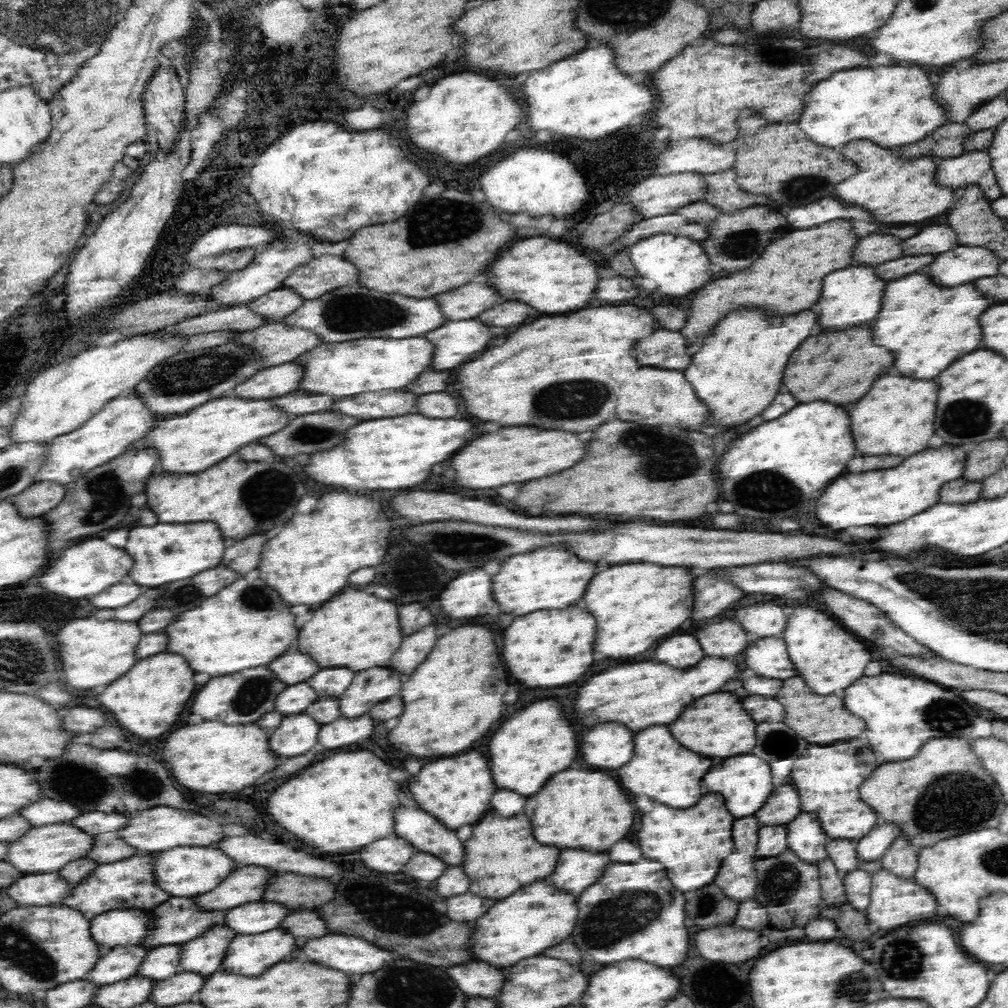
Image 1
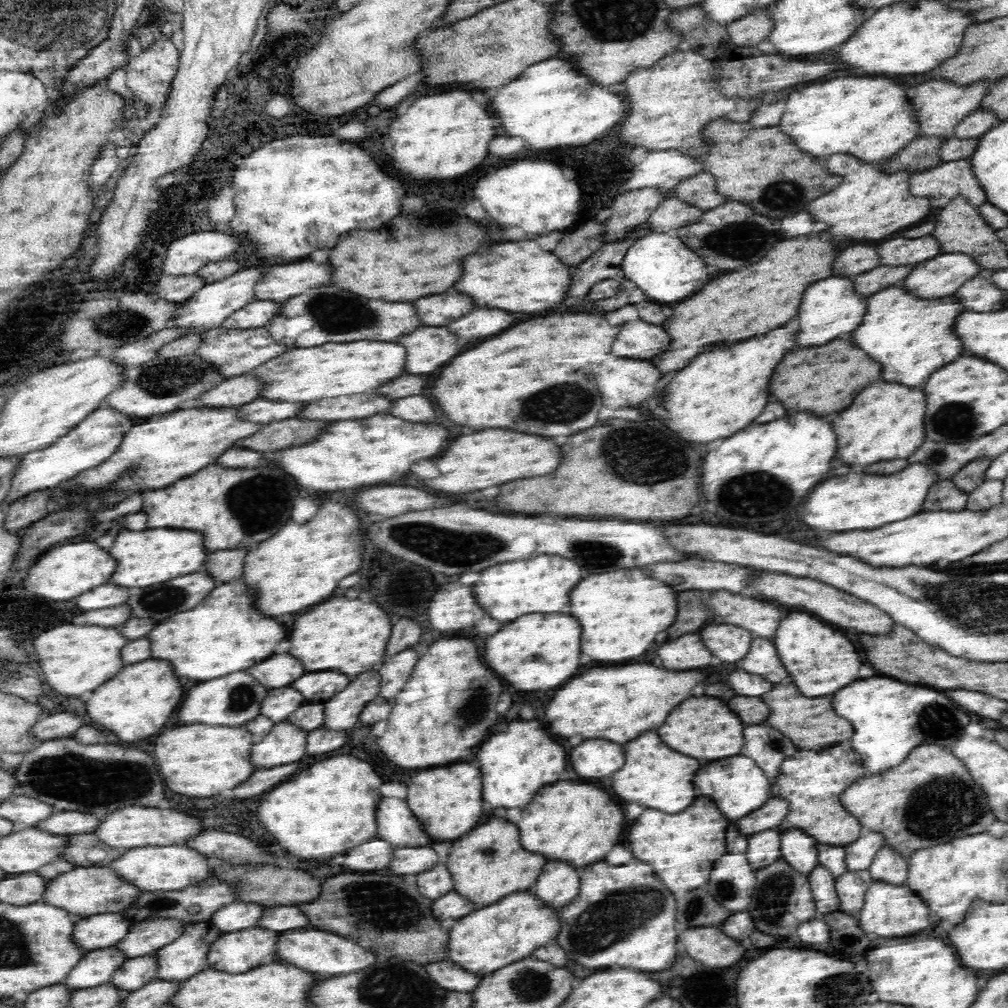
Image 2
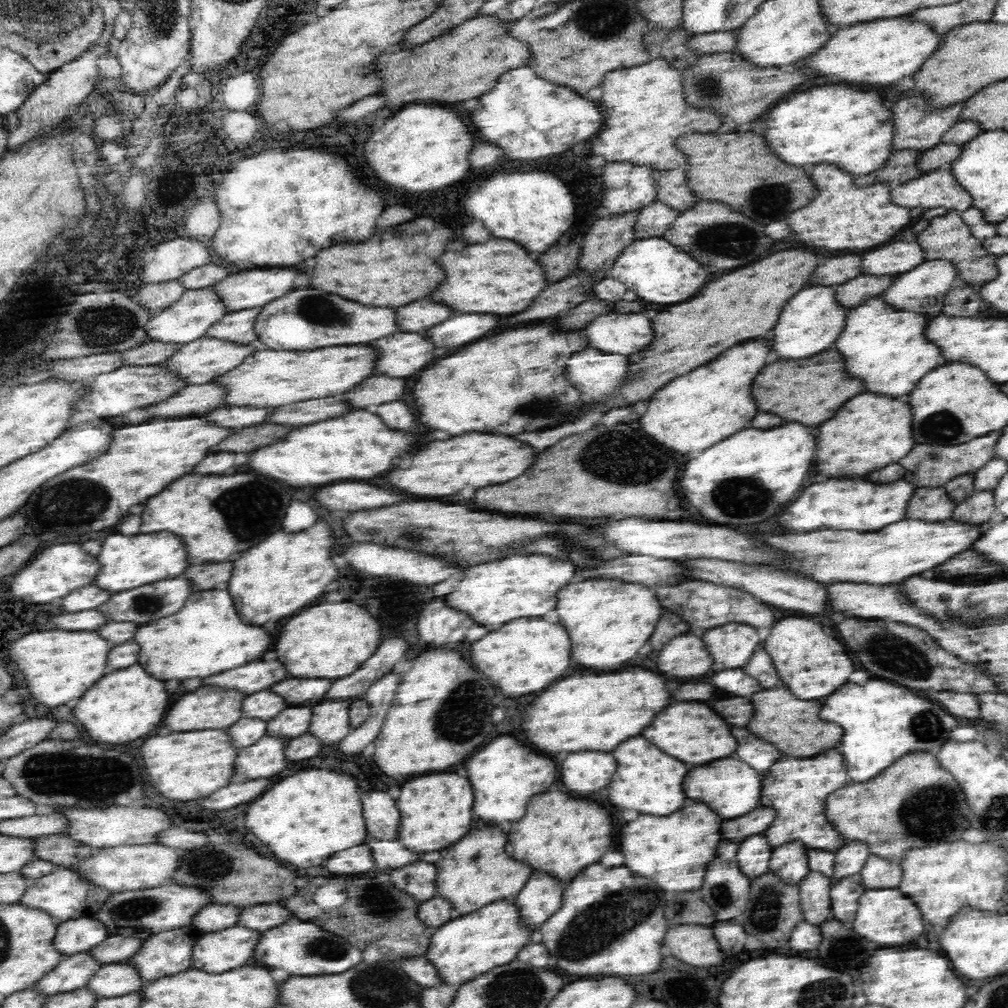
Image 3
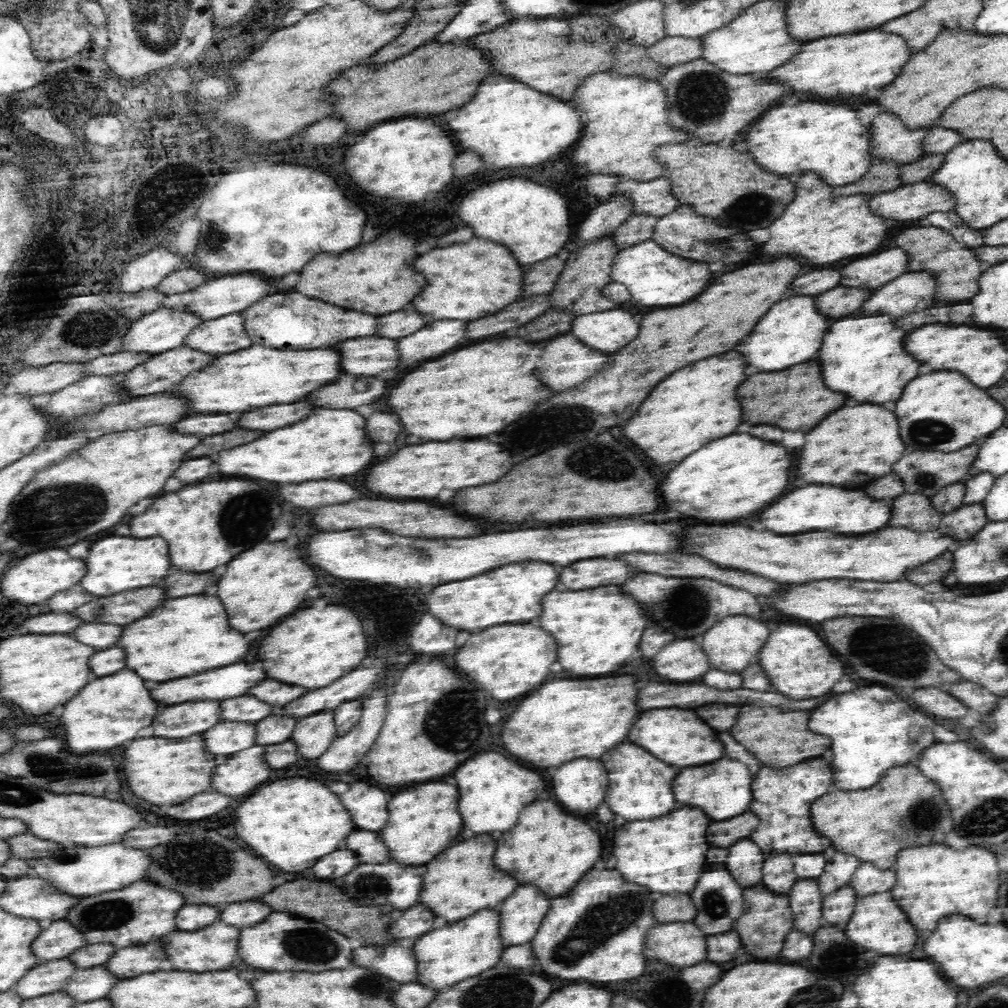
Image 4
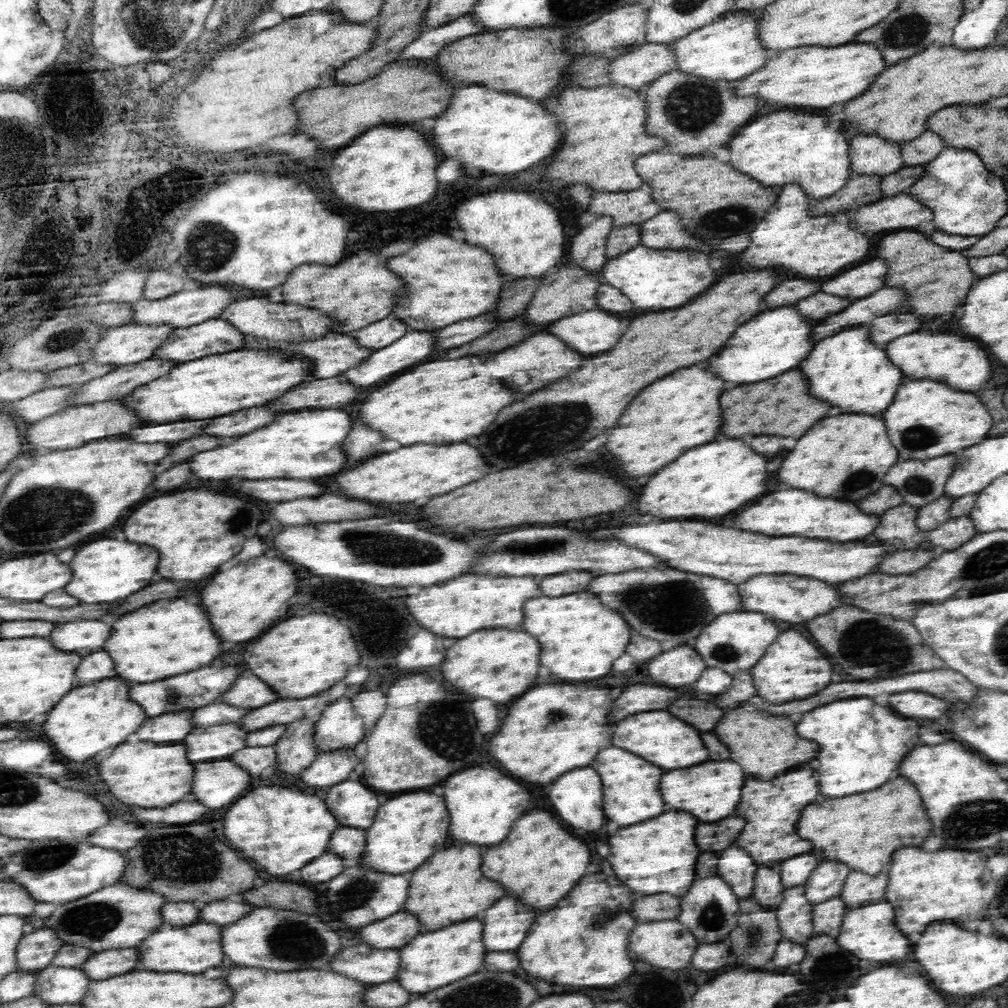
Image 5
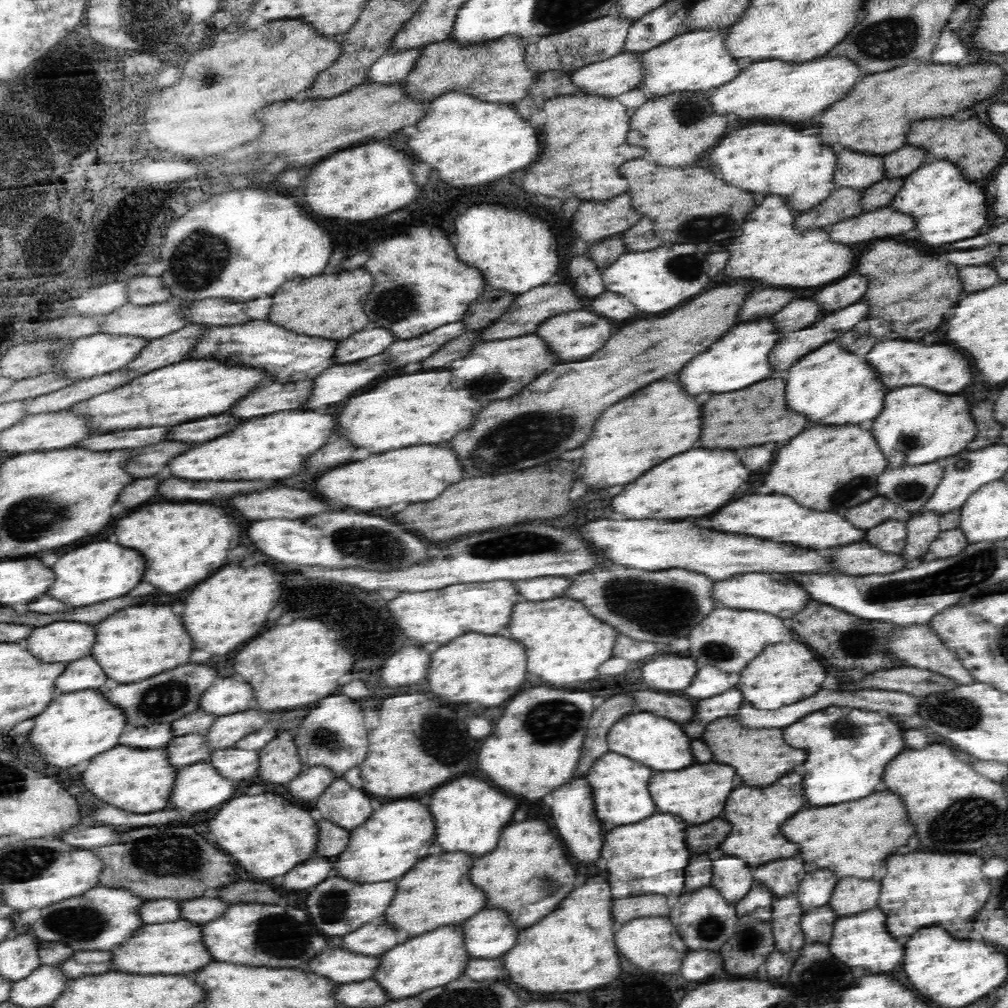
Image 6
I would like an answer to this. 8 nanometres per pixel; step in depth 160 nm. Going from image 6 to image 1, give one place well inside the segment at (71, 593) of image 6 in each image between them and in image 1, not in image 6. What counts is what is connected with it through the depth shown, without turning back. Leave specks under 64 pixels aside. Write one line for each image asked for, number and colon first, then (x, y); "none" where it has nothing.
1: (165, 552)
2: (144, 558)
3: (126, 562)
4: (118, 563)
5: (107, 569)

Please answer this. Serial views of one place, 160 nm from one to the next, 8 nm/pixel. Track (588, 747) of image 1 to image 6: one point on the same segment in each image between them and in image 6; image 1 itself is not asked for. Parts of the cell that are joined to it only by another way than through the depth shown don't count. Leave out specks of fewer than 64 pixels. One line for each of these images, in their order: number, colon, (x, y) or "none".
2: (594, 759)
3: (584, 773)
4: (581, 785)
5: (577, 797)
6: (573, 812)

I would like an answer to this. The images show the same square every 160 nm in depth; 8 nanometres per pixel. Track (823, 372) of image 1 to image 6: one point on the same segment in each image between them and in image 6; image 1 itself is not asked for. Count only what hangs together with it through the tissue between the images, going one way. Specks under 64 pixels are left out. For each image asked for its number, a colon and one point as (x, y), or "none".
2: (825, 379)
3: (815, 391)
4: (762, 395)
5: (762, 408)
6: (756, 415)

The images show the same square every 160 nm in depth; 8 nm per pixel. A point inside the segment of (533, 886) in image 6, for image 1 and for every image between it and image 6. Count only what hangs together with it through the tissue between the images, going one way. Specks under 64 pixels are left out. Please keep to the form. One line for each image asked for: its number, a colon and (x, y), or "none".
1: (587, 809)
2: (579, 823)
3: (560, 835)
4: (552, 849)
5: (540, 861)

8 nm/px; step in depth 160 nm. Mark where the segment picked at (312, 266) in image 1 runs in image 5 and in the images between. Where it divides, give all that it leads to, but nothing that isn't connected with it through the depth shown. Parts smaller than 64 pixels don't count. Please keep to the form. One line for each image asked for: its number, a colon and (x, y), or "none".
2: (281, 283)
3: (245, 289)
4: (228, 294)
5: (188, 307)

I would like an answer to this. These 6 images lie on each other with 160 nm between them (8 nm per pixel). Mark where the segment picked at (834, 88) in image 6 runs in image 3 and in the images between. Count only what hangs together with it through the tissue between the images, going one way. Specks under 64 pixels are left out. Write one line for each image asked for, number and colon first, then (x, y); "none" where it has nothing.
3: (879, 52)
4: (846, 65)
5: (815, 77)

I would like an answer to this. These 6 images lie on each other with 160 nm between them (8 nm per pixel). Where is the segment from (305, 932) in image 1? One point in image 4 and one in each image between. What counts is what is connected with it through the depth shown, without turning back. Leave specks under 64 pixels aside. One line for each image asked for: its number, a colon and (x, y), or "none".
2: (278, 918)
3: (261, 917)
4: (239, 914)

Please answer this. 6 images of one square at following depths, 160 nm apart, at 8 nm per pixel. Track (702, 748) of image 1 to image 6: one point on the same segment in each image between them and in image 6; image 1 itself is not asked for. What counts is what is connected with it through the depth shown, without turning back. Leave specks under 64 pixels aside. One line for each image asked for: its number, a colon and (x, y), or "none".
2: (704, 727)
3: (690, 731)
4: (676, 736)
5: (666, 741)
6: (657, 742)

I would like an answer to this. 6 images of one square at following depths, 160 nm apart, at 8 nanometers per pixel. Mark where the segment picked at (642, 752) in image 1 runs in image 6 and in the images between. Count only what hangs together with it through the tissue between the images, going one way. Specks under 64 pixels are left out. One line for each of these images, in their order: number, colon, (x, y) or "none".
2: (654, 775)
3: (646, 779)
4: (640, 788)
5: (631, 794)
6: (621, 795)

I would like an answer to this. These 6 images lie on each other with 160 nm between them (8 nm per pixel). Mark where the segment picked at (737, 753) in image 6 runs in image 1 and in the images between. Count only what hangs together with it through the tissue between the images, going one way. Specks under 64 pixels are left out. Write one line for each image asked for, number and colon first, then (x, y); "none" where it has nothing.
1: (820, 720)
2: (810, 723)
3: (792, 725)
4: (777, 737)
5: (765, 746)

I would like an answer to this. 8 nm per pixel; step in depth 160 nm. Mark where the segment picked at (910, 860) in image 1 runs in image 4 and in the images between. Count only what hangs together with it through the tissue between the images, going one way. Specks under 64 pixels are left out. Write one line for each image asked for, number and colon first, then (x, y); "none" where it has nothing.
2: (888, 866)
3: (877, 873)
4: (867, 879)

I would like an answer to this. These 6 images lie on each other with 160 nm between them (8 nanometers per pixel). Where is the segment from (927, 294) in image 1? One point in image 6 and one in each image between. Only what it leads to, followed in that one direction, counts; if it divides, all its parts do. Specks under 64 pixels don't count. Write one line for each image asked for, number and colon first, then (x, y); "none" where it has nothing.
2: (899, 330)
3: (885, 347)
4: (862, 356)
5: (846, 369)
6: (831, 386)

